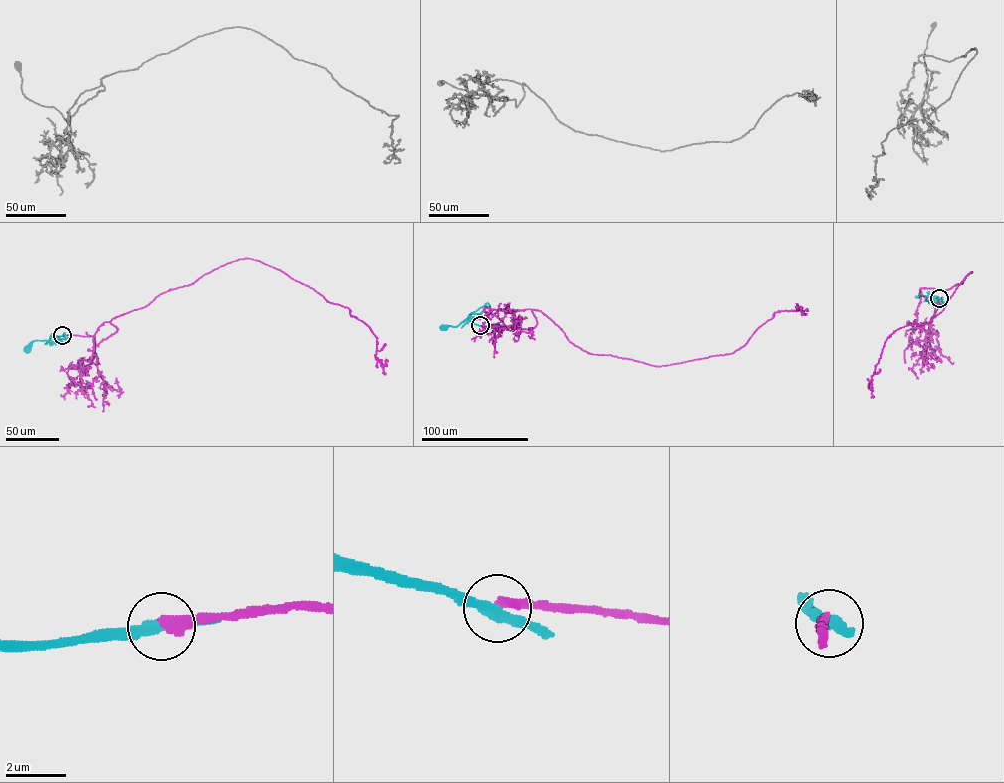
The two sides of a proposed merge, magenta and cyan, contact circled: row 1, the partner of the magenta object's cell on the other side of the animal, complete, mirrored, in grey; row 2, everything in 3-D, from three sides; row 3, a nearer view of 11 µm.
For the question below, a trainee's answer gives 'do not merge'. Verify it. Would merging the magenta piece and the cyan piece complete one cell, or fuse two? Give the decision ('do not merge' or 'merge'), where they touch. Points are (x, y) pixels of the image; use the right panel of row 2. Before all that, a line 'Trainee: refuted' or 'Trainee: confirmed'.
Trainee: confirmed
do not merge | (939, 298)

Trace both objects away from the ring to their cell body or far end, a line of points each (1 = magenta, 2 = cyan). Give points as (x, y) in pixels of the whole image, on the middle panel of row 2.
1: (480, 325), (534, 328), (537, 310), (582, 350), (659, 366), (732, 353), (775, 312), (799, 306), (804, 312)
2: (480, 325), (467, 319), (456, 326), (443, 327)

